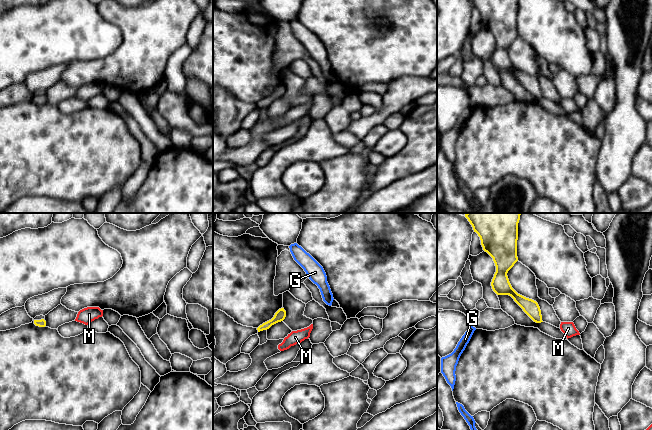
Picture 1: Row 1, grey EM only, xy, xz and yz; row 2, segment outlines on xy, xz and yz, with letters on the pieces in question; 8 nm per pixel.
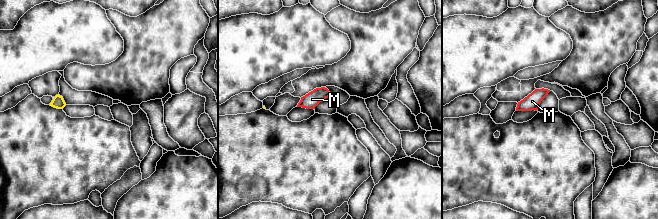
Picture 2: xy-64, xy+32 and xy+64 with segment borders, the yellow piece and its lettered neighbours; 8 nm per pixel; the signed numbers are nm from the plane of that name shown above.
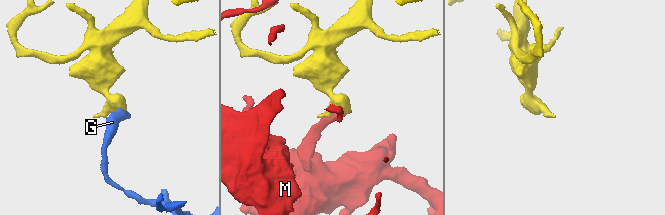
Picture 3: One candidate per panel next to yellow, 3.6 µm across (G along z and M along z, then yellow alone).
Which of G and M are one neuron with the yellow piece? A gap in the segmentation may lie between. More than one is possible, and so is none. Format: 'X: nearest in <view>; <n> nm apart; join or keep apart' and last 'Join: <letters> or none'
G: nearest in xz; 320 nm apart; keep apart
M: nearest in xz; 120 nm apart; keep apart
Join: none

